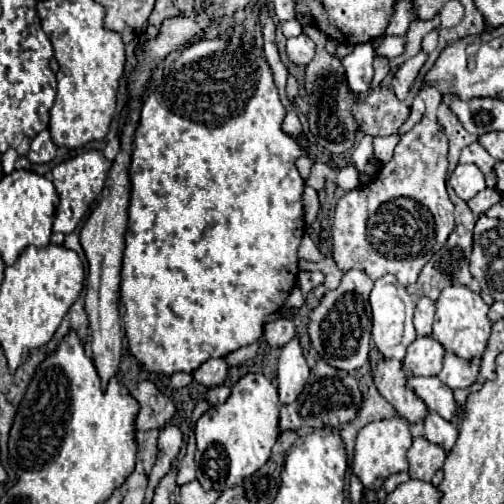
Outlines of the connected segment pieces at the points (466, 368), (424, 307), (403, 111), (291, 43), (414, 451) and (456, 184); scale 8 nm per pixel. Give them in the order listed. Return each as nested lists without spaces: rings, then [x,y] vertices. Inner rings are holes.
[[[446,351],[444,367],[442,367],[438,377],[450,389],[464,389],[464,387],[470,387],[476,381],[476,377],[480,373],[480,365],[482,365],[480,357],[462,359],[462,357]]]
[[[420,297],[416,303],[416,313],[414,313],[414,327],[418,335],[430,335],[432,333],[432,319],[434,319],[436,303],[428,297]]]
[[[380,87],[368,97],[358,99],[352,107],[352,115],[366,135],[383,137],[398,133],[410,115],[410,107],[402,103],[390,87]]]
[[[304,33],[286,41],[286,55],[294,65],[308,65],[314,57],[314,43]]]
[[[426,437],[414,439],[410,451],[408,451],[408,463],[410,463],[410,477],[430,481],[438,469],[442,469],[448,453],[440,447],[430,443]]]
[[[458,165],[450,175],[450,185],[464,201],[472,199],[476,193],[486,189],[484,173],[476,165]]]

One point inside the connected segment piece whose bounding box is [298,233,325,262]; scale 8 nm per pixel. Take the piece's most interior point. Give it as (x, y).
(308, 250)

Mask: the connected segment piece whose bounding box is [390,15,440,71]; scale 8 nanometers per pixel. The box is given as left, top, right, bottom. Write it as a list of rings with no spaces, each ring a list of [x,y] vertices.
[[[438,15],[430,21],[412,21],[412,23],[410,23],[410,29],[408,29],[408,33],[406,33],[406,45],[404,45],[406,49],[404,49],[404,53],[402,53],[400,57],[394,57],[394,59],[390,61],[390,69],[396,71],[406,59],[410,59],[410,57],[414,57],[416,53],[420,53],[420,49],[422,49],[420,43],[422,43],[424,35],[437,29],[439,25],[440,18]]]

